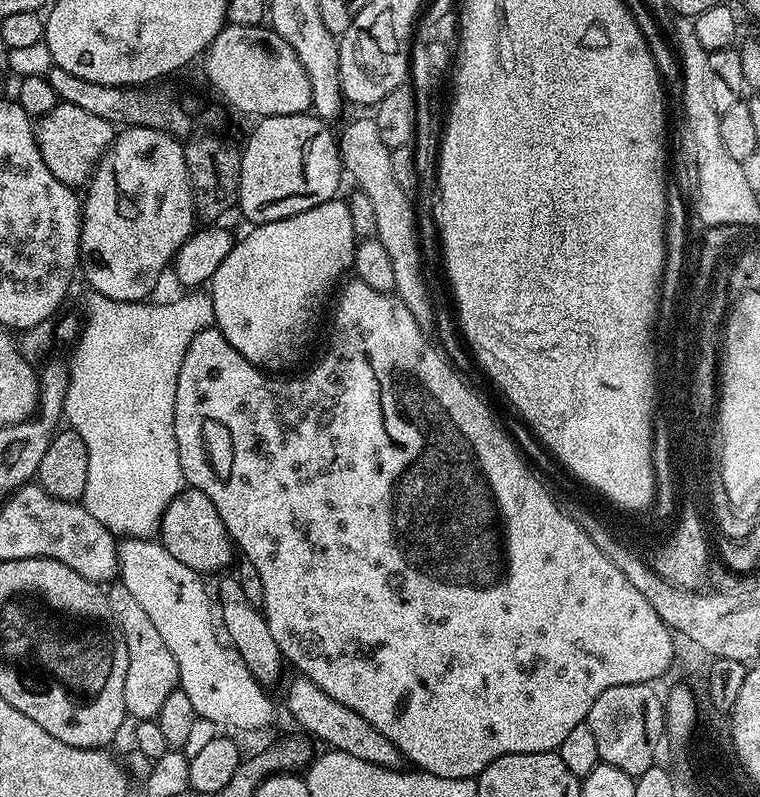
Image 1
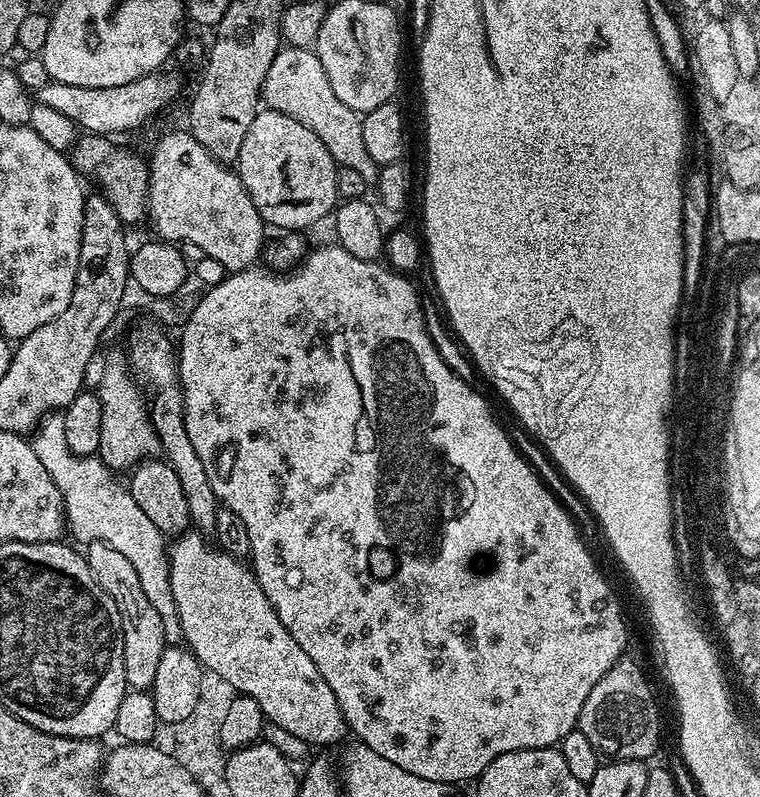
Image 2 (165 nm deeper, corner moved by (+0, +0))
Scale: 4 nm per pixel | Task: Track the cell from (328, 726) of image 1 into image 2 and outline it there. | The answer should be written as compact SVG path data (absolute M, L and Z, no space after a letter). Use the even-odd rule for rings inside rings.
M188 530L175 537L171 541L167 553L170 588L174 594L174 604L180 619L180 634L188 651L196 656L203 667L219 674L221 678L226 678L237 694L254 698L254 702L258 702L258 706L262 706L265 721L277 724L282 730L290 730L290 734L294 734L294 738L302 738L302 742L306 742L310 746L336 744L343 738L344 732L346 736L349 731L348 723L344 720L342 710L338 706L338 698L334 698L334 690L330 690L330 686L326 686L326 678L322 678L322 674L318 674L318 666L314 666L314 662L310 662L310 654L306 654L306 650L302 650L302 646L298 646L298 642L294 642L294 638L290 638L290 630L286 630L286 626L282 626L282 618L278 618L274 606L270 606L270 598L266 598L266 594L259 582L256 581L256 574L251 567L245 561L235 560L230 554L220 551L219 547L210 543L209 537L201 536L196 530Z

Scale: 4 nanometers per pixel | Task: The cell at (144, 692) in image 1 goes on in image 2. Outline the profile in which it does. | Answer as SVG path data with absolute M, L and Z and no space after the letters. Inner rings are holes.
M93 540L87 545L86 559L90 566L90 574L94 574L94 582L114 598L114 606L118 606L120 625L122 626L122 666L126 674L129 689L148 690L154 682L158 662L161 661L166 647L162 618L154 606L150 606L150 598L142 590L142 581L138 578L132 563L114 546L101 540Z

